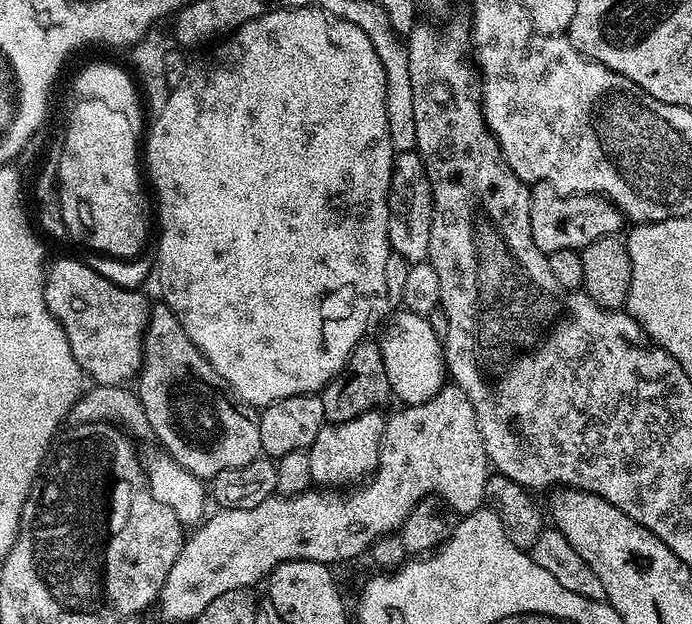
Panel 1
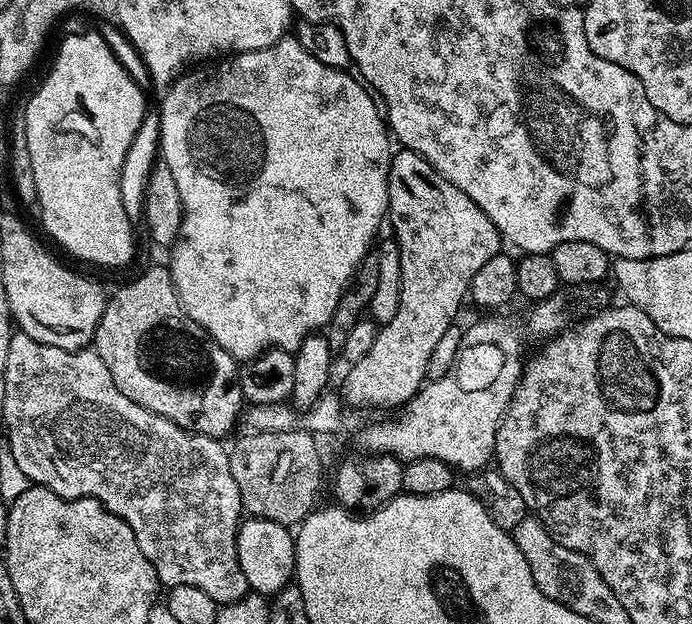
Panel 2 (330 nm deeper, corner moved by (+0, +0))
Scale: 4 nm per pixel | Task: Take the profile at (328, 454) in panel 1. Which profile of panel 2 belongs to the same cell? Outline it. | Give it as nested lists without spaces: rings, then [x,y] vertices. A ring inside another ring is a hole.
[[[400,150],[395,153],[388,171],[388,214],[396,245],[402,258],[402,302],[398,302],[398,314],[390,322],[379,325],[374,346],[370,354],[357,364],[351,365],[344,376],[342,399],[349,409],[352,408],[396,408],[408,403],[425,383],[428,371],[426,362],[430,362],[430,353],[434,345],[446,334],[446,330],[457,323],[460,303],[466,300],[472,287],[474,274],[490,262],[501,251],[500,232],[482,214],[474,201],[462,194],[454,182],[450,182],[426,158],[417,152]]]

